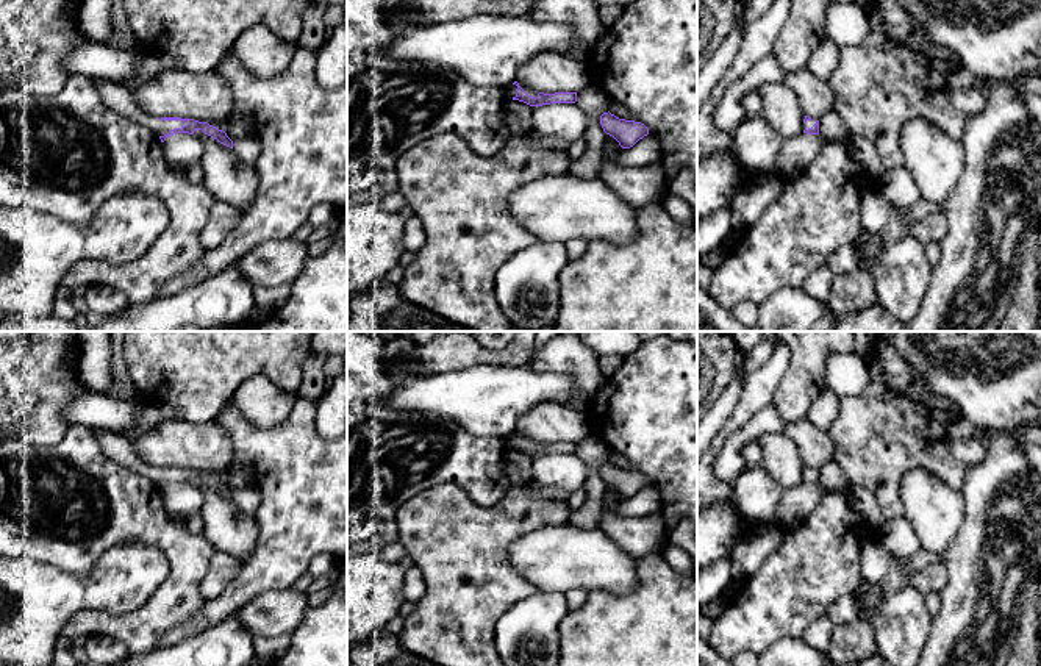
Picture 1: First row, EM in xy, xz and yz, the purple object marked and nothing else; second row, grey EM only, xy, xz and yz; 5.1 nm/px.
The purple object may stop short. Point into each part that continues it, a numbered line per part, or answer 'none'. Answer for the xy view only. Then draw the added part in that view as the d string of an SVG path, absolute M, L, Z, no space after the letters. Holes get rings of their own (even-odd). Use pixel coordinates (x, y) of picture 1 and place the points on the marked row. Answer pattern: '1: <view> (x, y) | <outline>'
1: xy (116, 96) | M100 78L94 81L94 86L100 92L100 97L106 106L131 122L147 127L156 136L164 136L170 130L181 128L183 125L181 120L161 120L158 117L147 116L122 83Z
2: xy (182, 149) | M189 133L167 136L163 149L172 164L181 166L186 170L199 163L203 155L203 142Z

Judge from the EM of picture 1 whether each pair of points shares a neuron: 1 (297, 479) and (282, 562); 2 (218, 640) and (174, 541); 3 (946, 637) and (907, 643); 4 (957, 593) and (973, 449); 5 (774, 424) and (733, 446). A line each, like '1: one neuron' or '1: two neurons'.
1: one neuron
2: two neurons
3: two neurons
4: two neurons
5: one neuron

